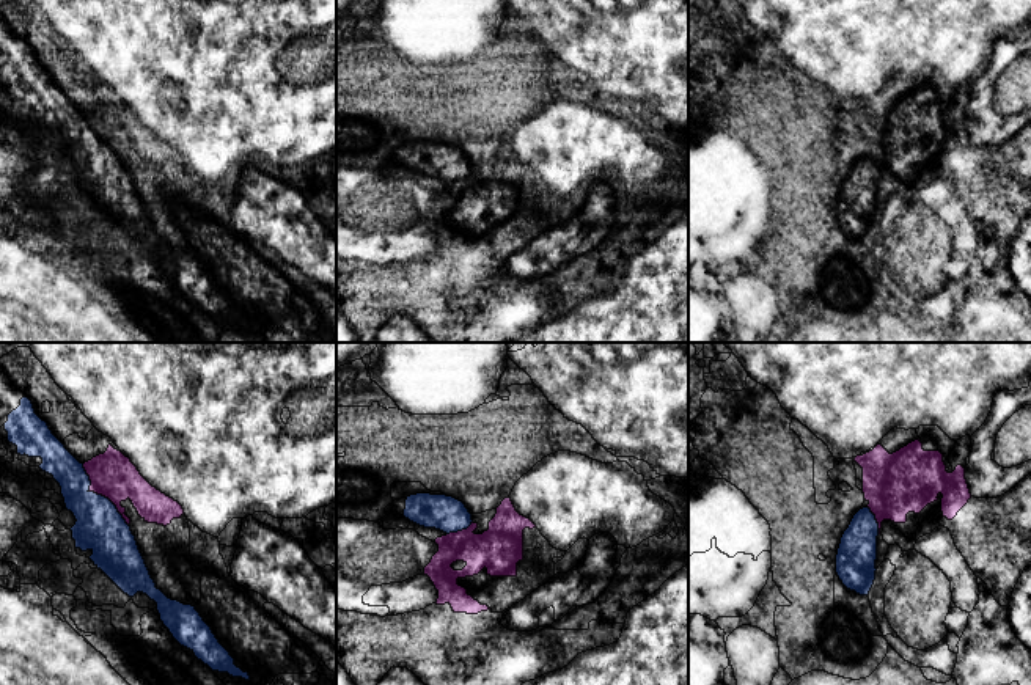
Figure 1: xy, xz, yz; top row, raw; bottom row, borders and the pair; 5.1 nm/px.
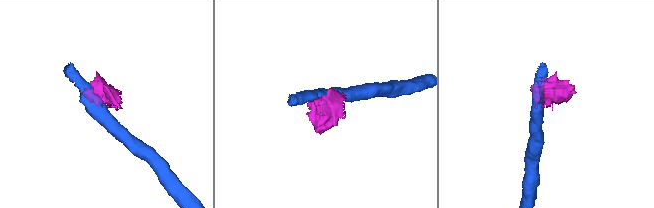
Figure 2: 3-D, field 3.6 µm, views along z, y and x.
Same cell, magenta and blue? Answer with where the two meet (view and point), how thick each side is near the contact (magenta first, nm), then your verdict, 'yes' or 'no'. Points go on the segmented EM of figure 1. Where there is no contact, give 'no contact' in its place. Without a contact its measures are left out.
meets magenta in xy at (99, 494); 240 nm thick on the magenta side, 240 nm on the other; no

